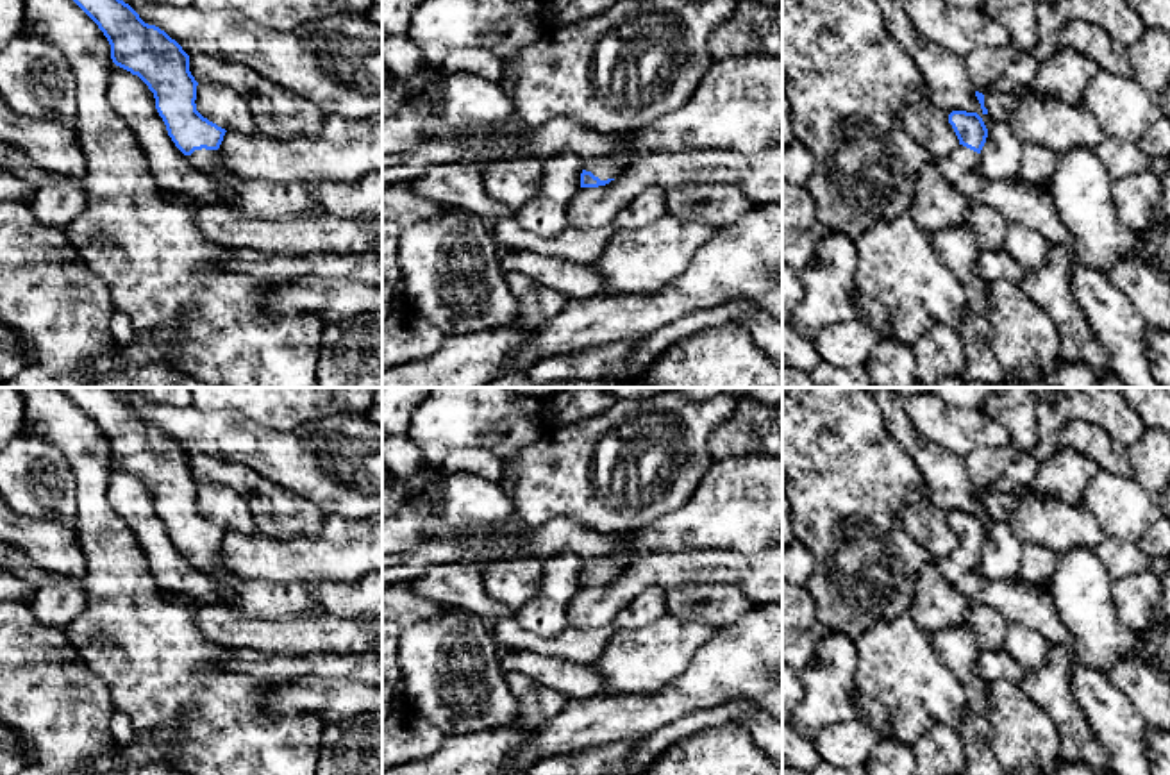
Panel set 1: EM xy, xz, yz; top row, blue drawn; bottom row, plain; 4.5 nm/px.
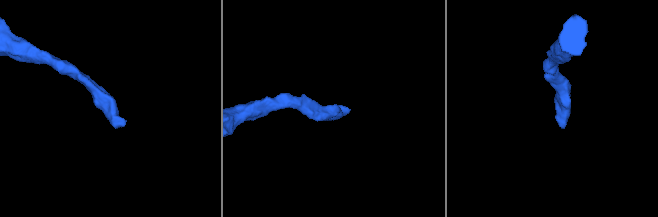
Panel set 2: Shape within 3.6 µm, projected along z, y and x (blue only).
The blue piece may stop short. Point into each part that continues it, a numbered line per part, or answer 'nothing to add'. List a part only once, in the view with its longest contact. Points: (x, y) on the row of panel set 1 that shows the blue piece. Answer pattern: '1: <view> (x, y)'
1: xy (208, 161)

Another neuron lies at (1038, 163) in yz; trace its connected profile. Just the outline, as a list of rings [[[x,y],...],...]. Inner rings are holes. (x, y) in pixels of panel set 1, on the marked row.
[[[1025,145],[1022,150],[1018,177],[1038,186],[1047,186],[1054,175],[1057,159],[1059,155],[1049,148]]]

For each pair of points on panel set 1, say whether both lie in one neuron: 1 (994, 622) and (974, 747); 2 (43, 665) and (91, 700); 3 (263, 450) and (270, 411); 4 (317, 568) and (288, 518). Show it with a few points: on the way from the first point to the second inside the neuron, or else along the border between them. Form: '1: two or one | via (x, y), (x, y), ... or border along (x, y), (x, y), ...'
1: two | border along (965, 622), (981, 650)
2: one | via (56, 677), (79, 700)
3: two | border along (227, 409), (238, 409), (281, 429), (308, 424)
4: two | border along (327, 515), (317, 536), (267, 538), (258, 531)

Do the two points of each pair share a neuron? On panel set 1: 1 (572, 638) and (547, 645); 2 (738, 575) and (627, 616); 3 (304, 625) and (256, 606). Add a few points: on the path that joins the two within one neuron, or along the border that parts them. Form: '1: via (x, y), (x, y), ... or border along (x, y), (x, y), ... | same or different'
1: via (567, 643), (552, 645) | same
2: border along (665, 590), (647, 586), (626, 604) | different
3: border along (243, 611), (263, 618), (304, 613) | different

